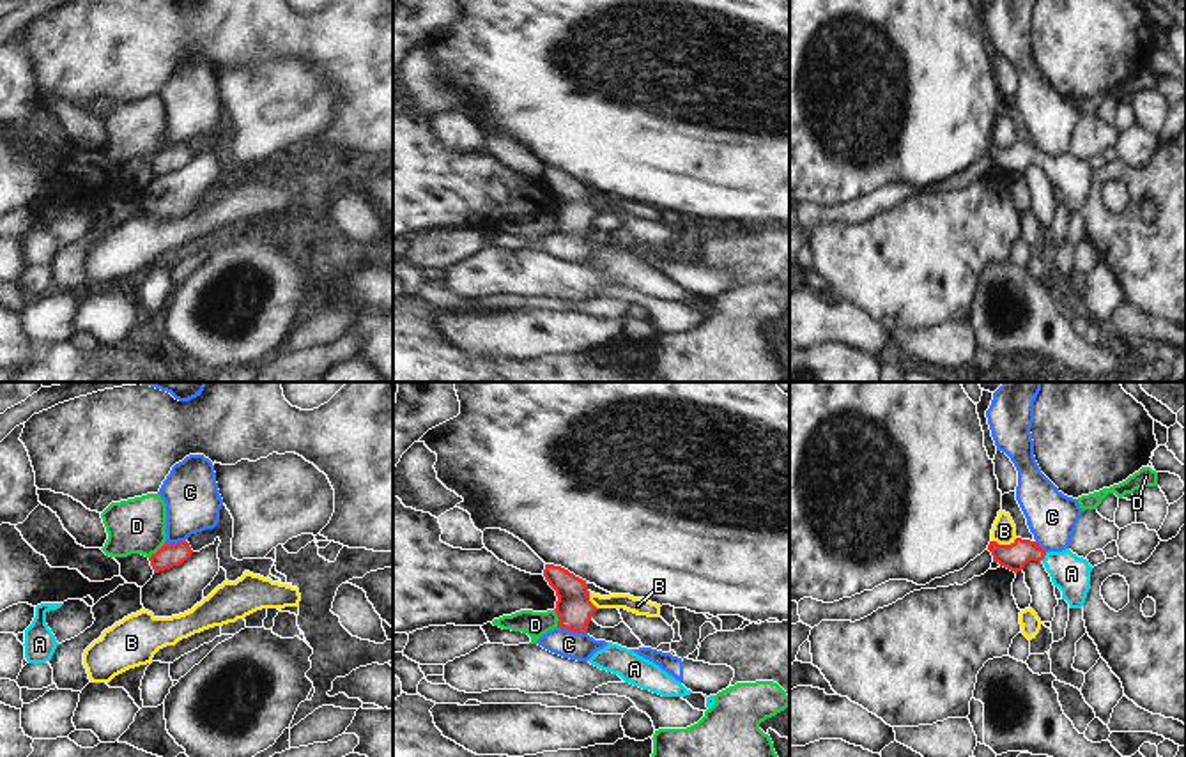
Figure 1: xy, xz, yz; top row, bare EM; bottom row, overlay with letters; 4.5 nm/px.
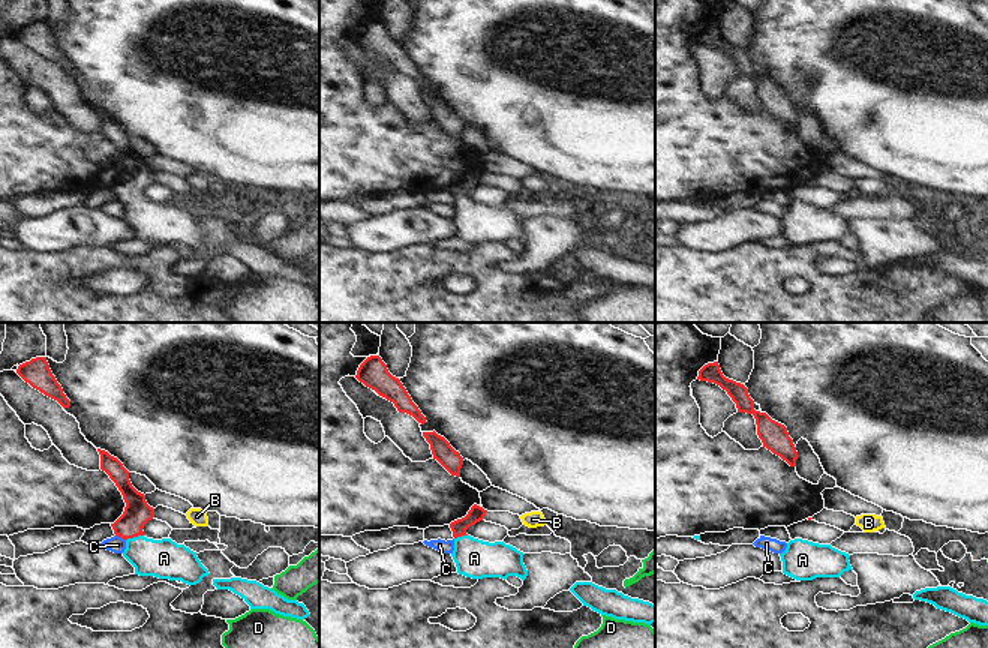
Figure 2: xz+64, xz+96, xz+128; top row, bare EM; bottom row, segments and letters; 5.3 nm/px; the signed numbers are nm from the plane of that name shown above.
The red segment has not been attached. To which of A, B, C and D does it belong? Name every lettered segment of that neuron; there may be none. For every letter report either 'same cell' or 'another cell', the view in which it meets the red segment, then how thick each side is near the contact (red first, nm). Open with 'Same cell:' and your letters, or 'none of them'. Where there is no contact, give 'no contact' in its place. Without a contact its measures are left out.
Same cell: A
A: same cell; meets red in yz; 120 nm thick on the red side, 170 nm on the other
B: another cell; meets red in yz; 120 nm thick on the red side, 110 nm on the other
C: another cell; meets red in xz; 160 nm thick on the red side, 130 nm on the other
D: another cell; meets red in xz; 160 nm thick on the red side, 110 nm on the other

